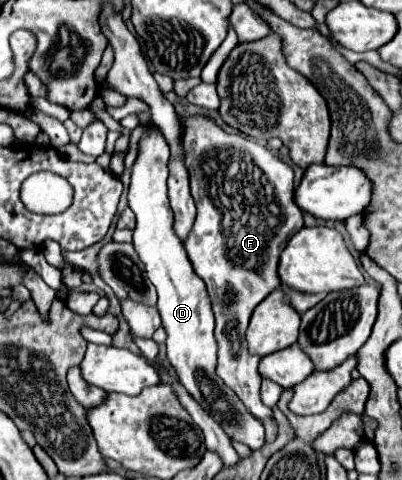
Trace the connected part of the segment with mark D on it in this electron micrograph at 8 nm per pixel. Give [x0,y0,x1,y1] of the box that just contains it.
[128,112,266,450]

